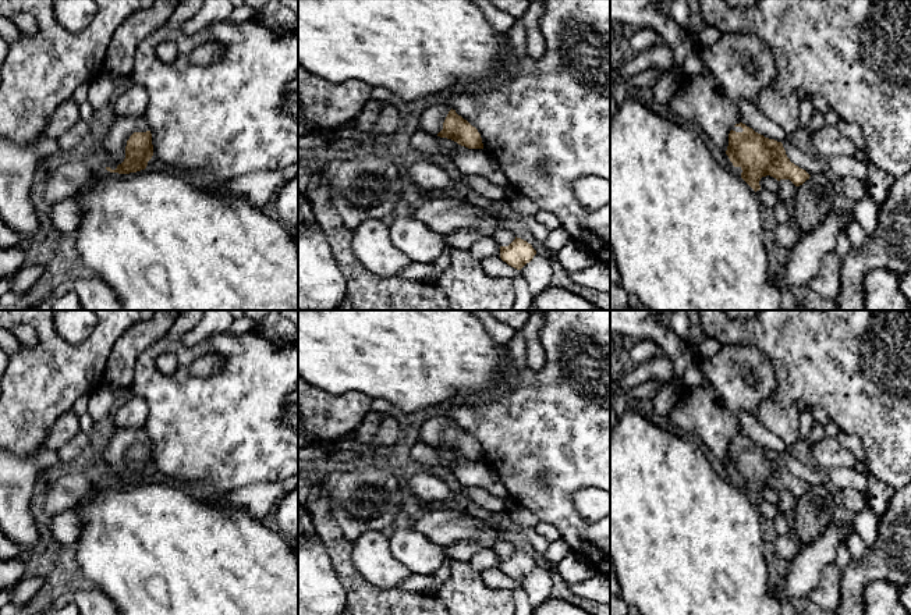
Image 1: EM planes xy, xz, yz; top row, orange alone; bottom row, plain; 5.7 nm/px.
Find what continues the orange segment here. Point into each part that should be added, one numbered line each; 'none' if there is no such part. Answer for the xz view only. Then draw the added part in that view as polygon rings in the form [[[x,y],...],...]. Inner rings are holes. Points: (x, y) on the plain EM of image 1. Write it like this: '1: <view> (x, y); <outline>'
1: xz (432, 430); [[[447,415],[430,417],[421,426],[421,441],[437,447],[443,441],[443,434],[450,422],[451,419]]]

